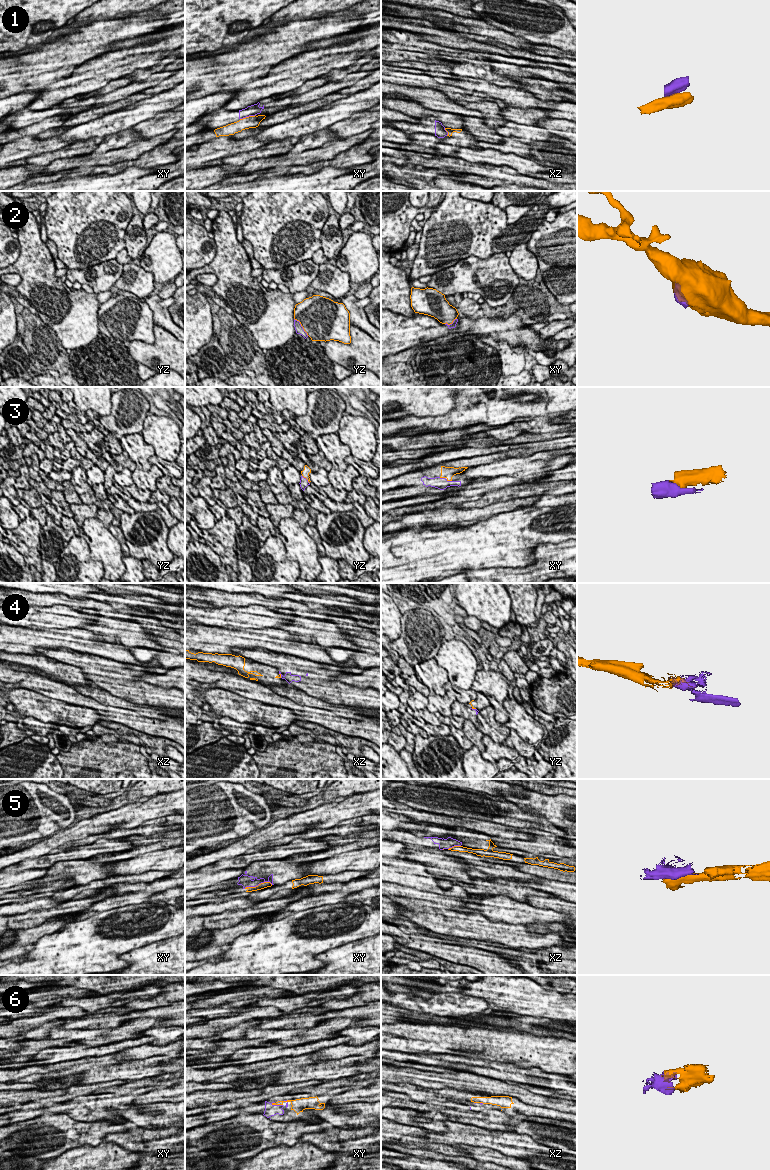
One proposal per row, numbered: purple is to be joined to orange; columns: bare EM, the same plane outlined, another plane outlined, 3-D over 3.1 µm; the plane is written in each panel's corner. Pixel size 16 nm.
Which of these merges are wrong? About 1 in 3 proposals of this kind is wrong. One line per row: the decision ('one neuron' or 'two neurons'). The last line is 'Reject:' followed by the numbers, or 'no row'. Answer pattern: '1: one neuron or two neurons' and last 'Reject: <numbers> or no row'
1: two neurons
2: one neuron
3: one neuron
4: two neurons
5: two neurons
6: one neuron
Reject: 1, 4, 5

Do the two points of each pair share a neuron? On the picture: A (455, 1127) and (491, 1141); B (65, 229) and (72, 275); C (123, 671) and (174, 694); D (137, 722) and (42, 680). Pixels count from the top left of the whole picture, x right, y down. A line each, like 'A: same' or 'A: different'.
A: same
B: different
C: same
D: same

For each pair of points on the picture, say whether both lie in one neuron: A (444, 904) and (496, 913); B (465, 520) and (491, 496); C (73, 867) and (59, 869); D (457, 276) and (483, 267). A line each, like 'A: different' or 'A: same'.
A: different
B: different
C: same
D: same

